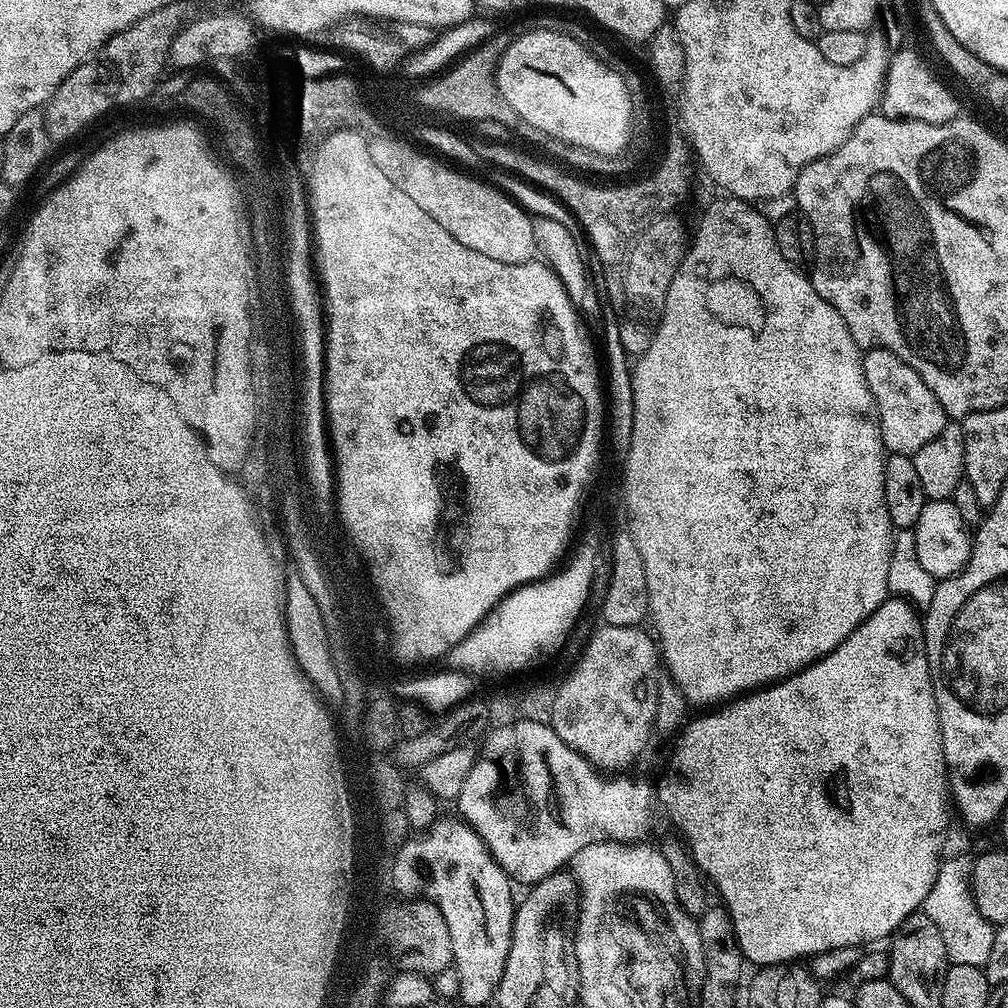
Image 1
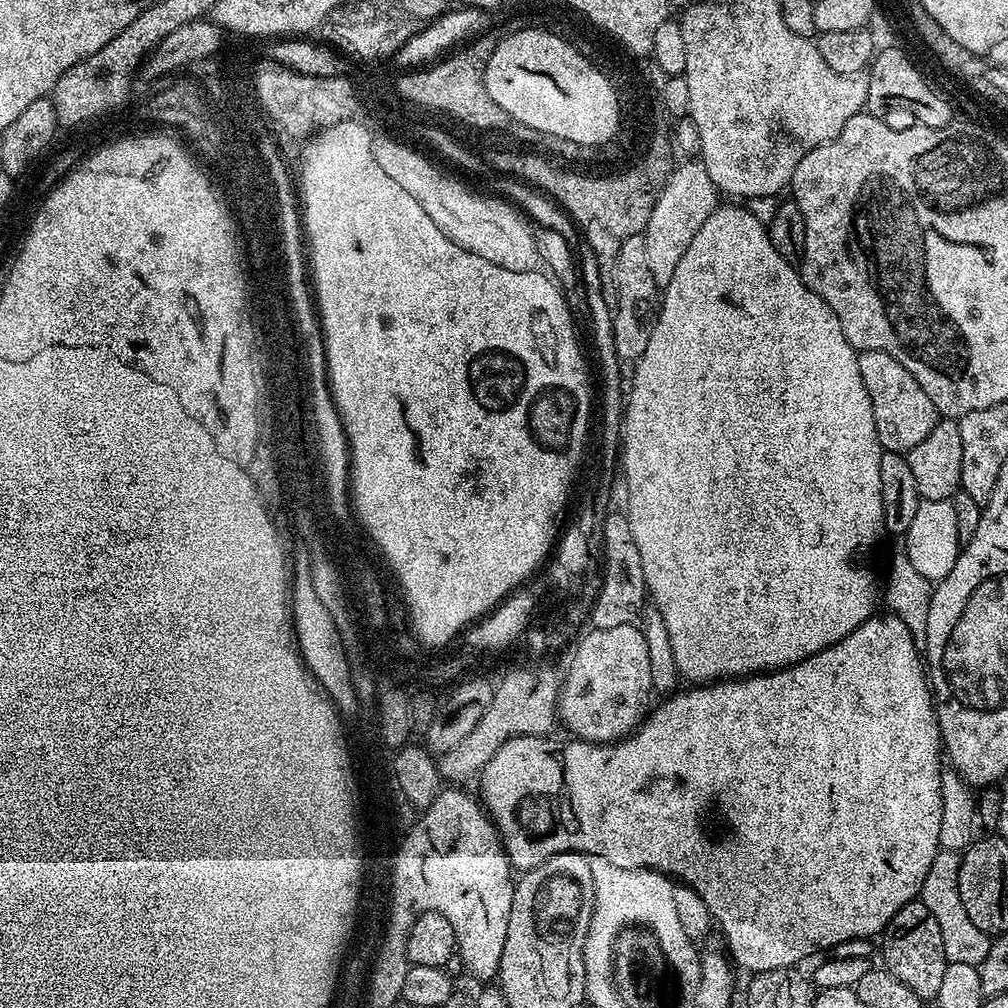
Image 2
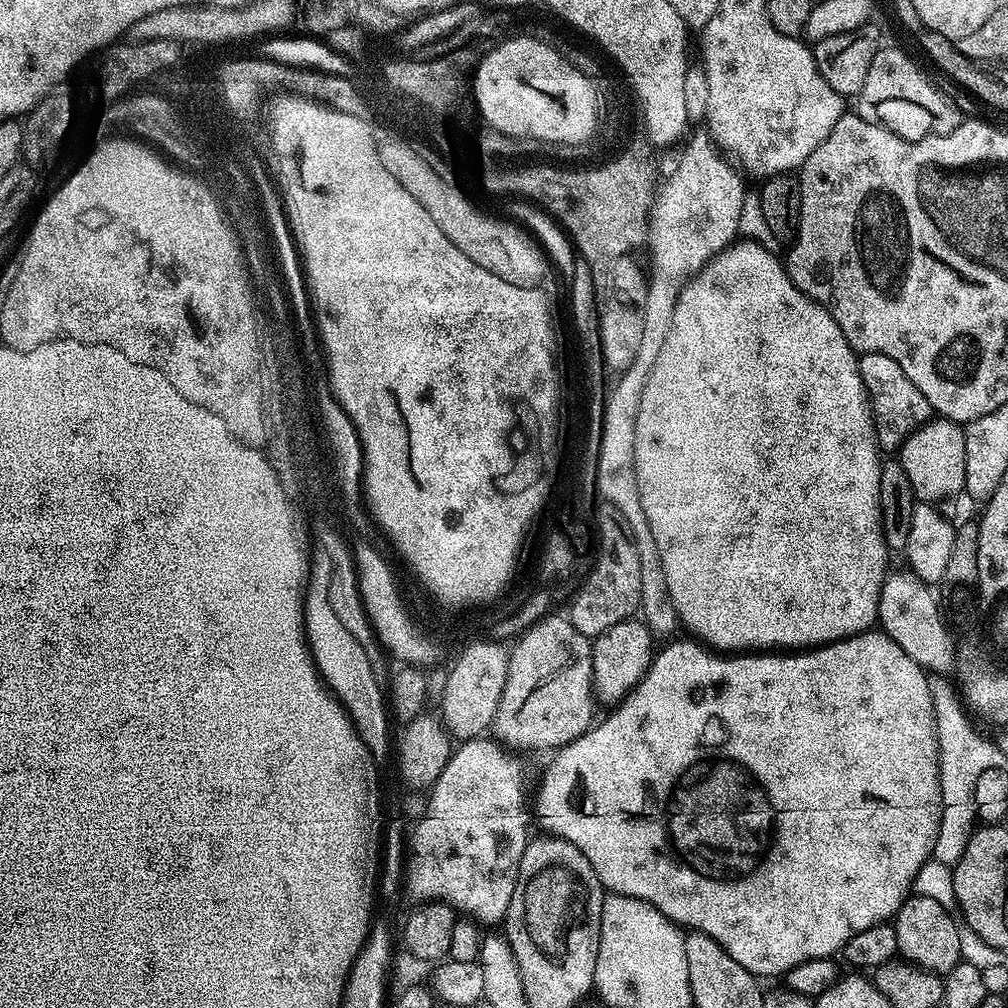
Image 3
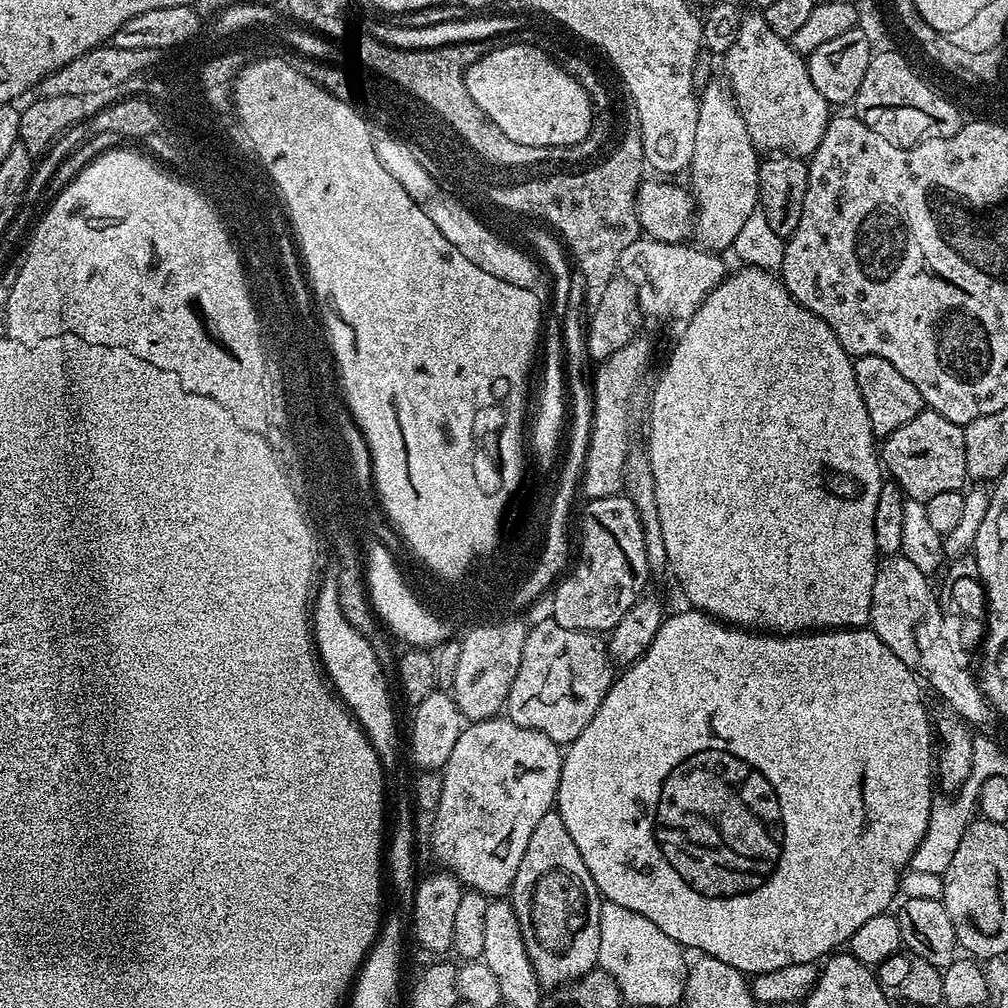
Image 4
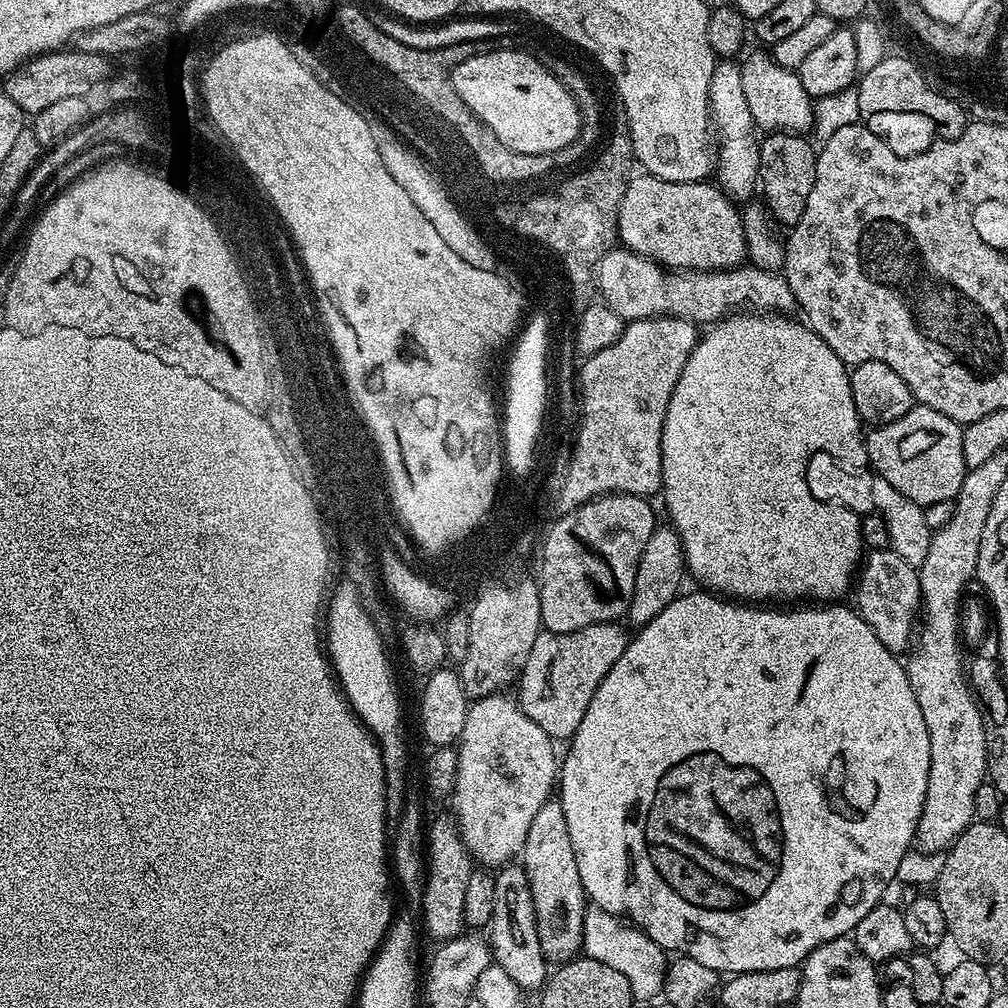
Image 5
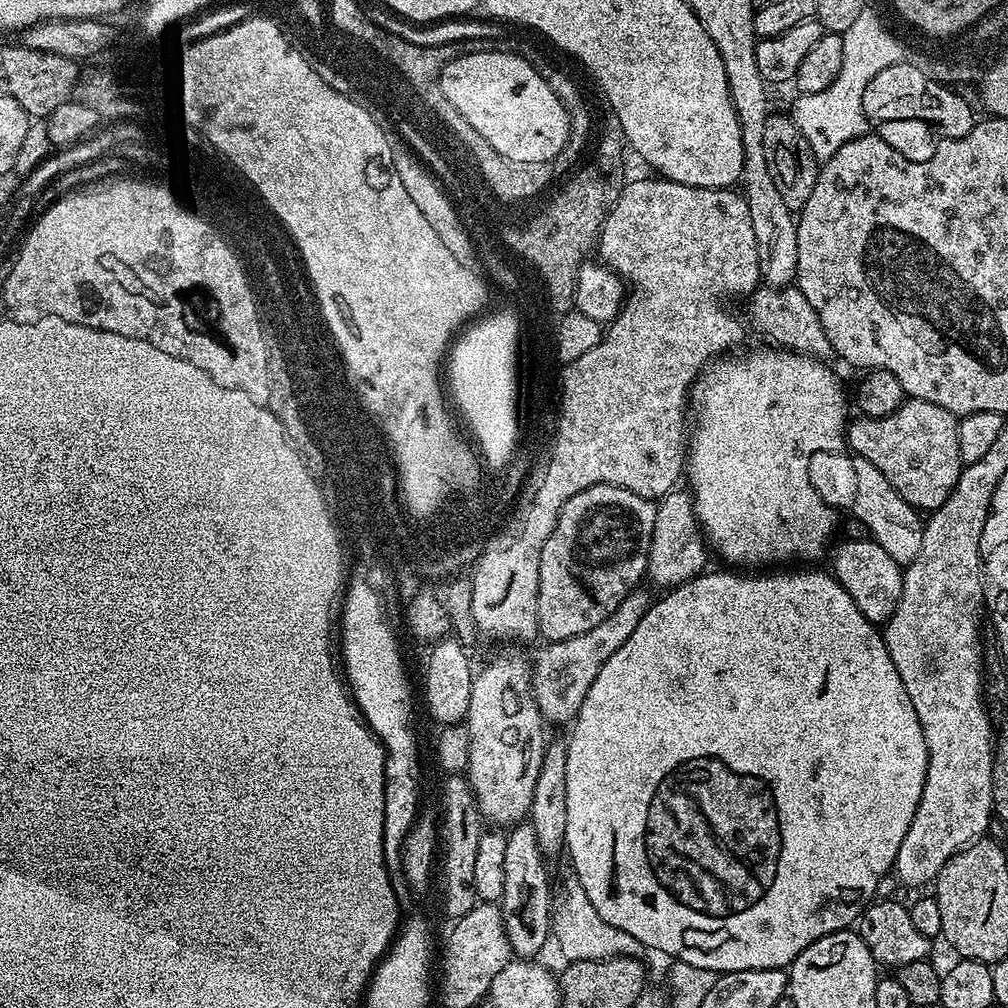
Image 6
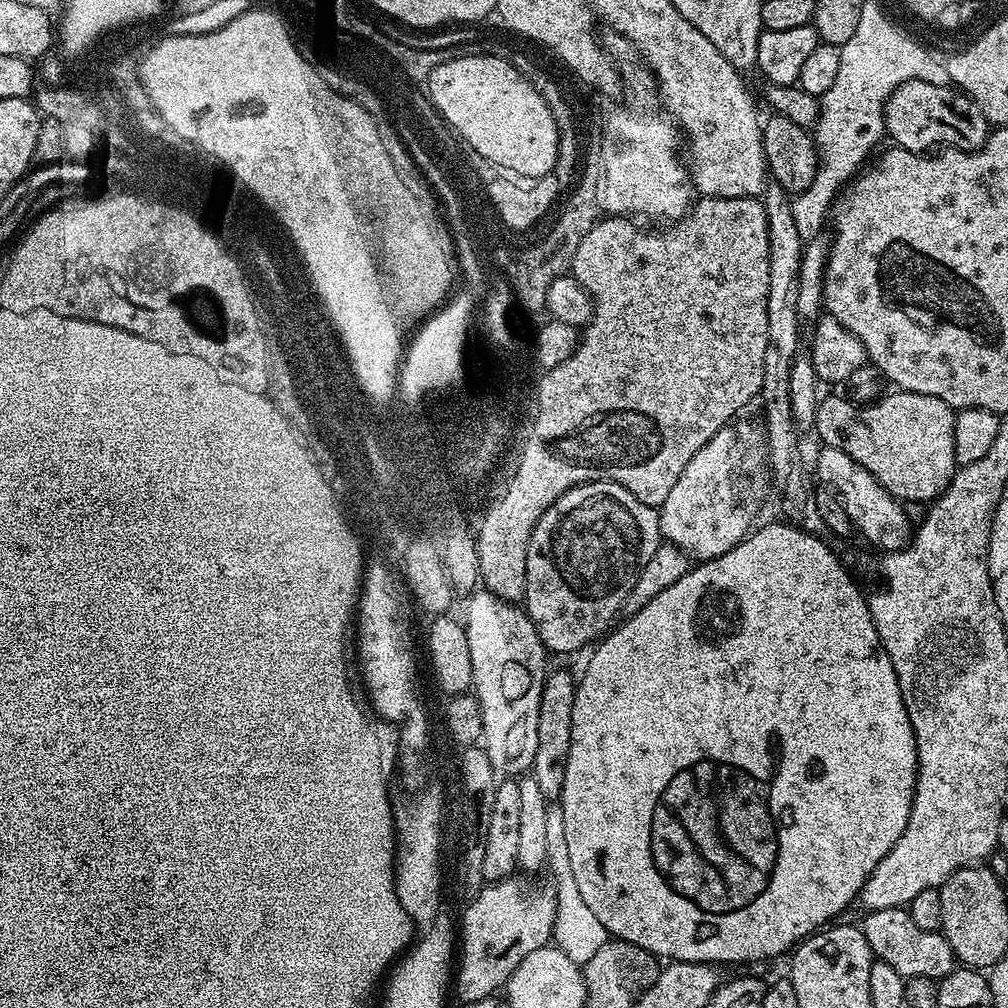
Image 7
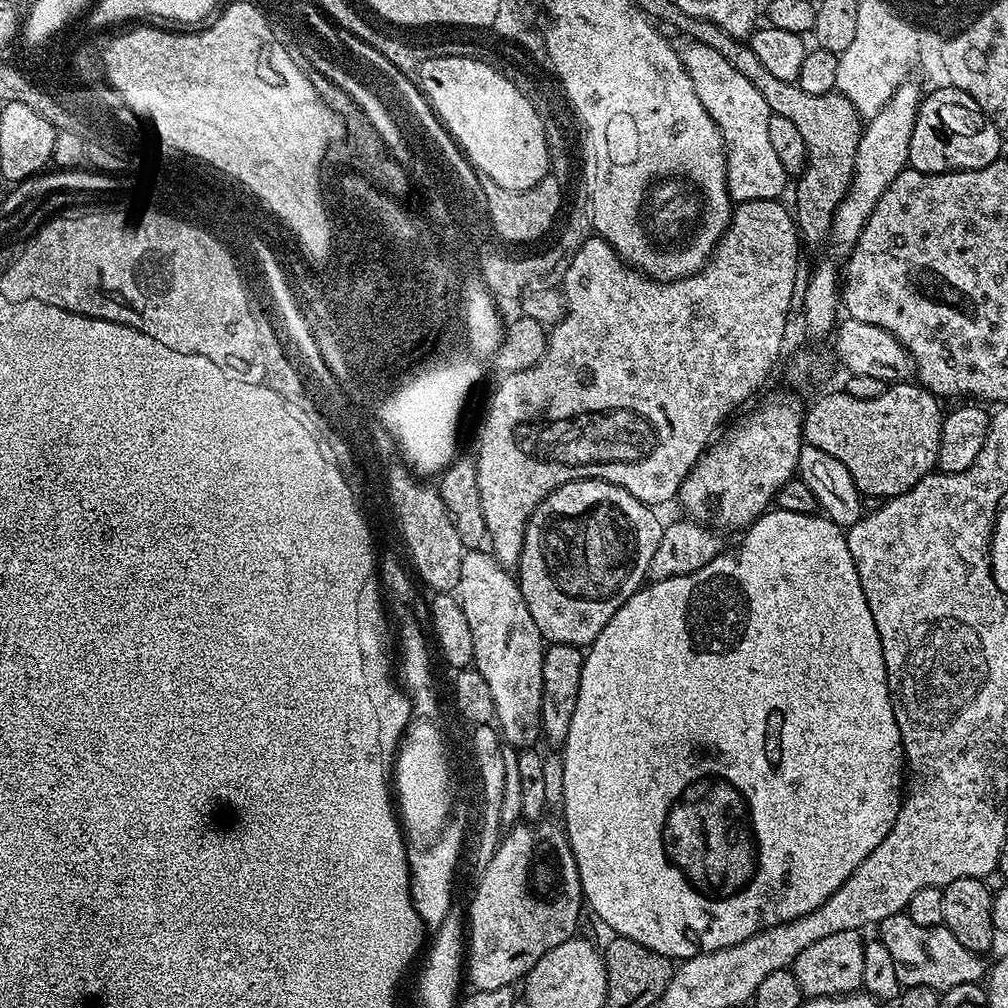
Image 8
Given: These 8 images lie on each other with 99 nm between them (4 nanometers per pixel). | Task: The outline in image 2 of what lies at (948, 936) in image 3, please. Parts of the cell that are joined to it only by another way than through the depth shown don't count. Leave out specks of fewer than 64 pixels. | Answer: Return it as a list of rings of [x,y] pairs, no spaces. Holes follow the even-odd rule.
[[[921,902],[902,906],[902,910],[898,910],[898,914],[894,914],[894,918],[888,924],[882,936],[883,940],[883,967],[887,968],[890,974],[894,974],[898,982],[914,990],[914,994],[922,1002],[935,1001],[949,962],[946,951],[943,950],[941,927],[938,926],[934,914]]]

